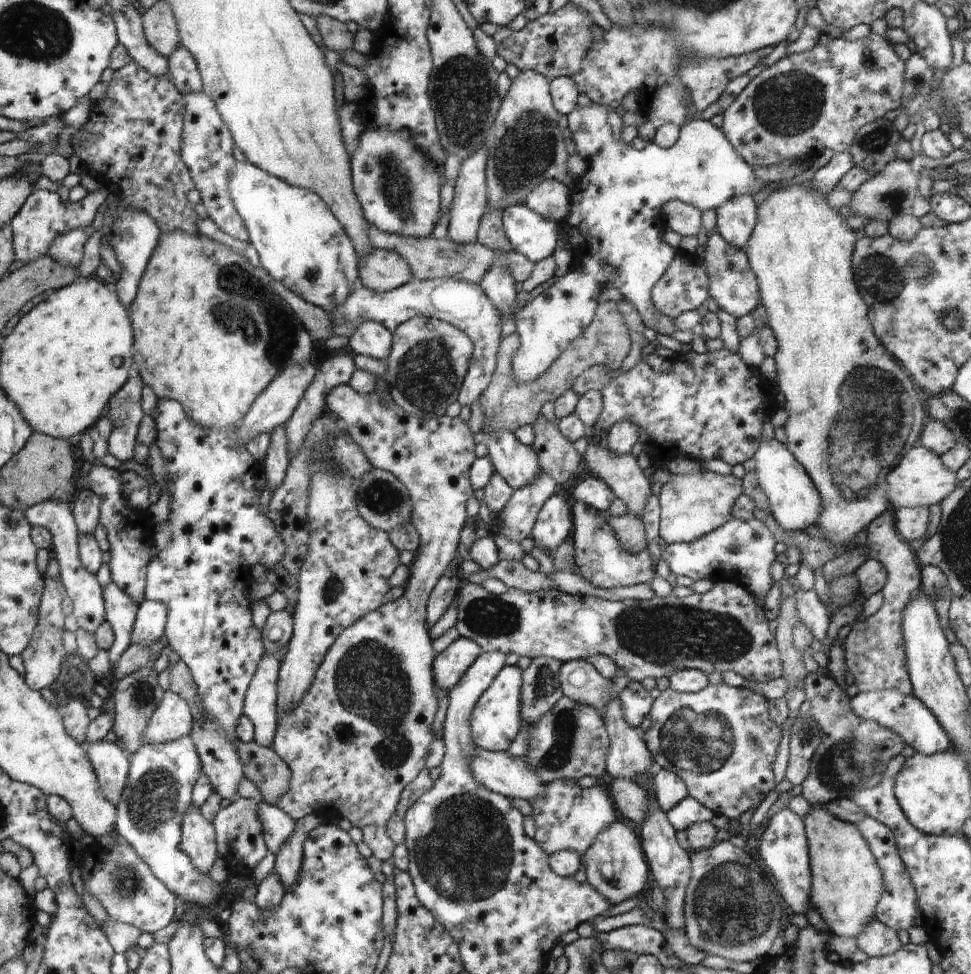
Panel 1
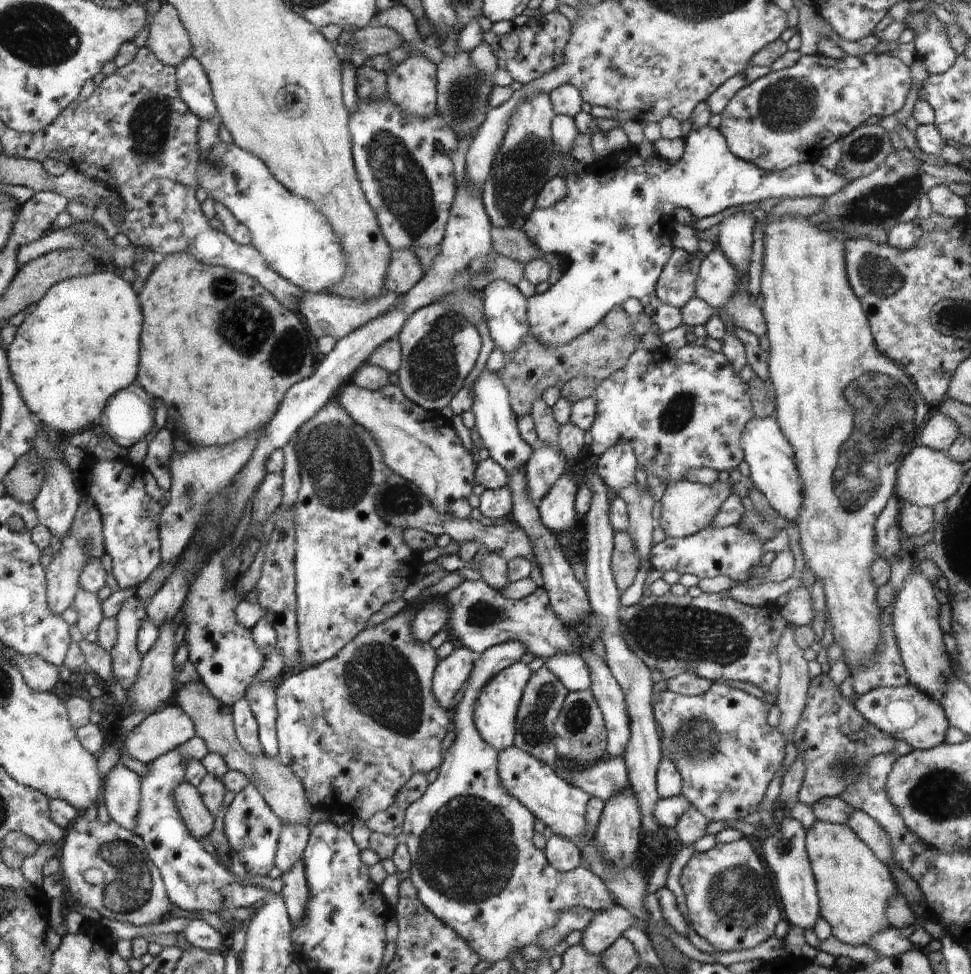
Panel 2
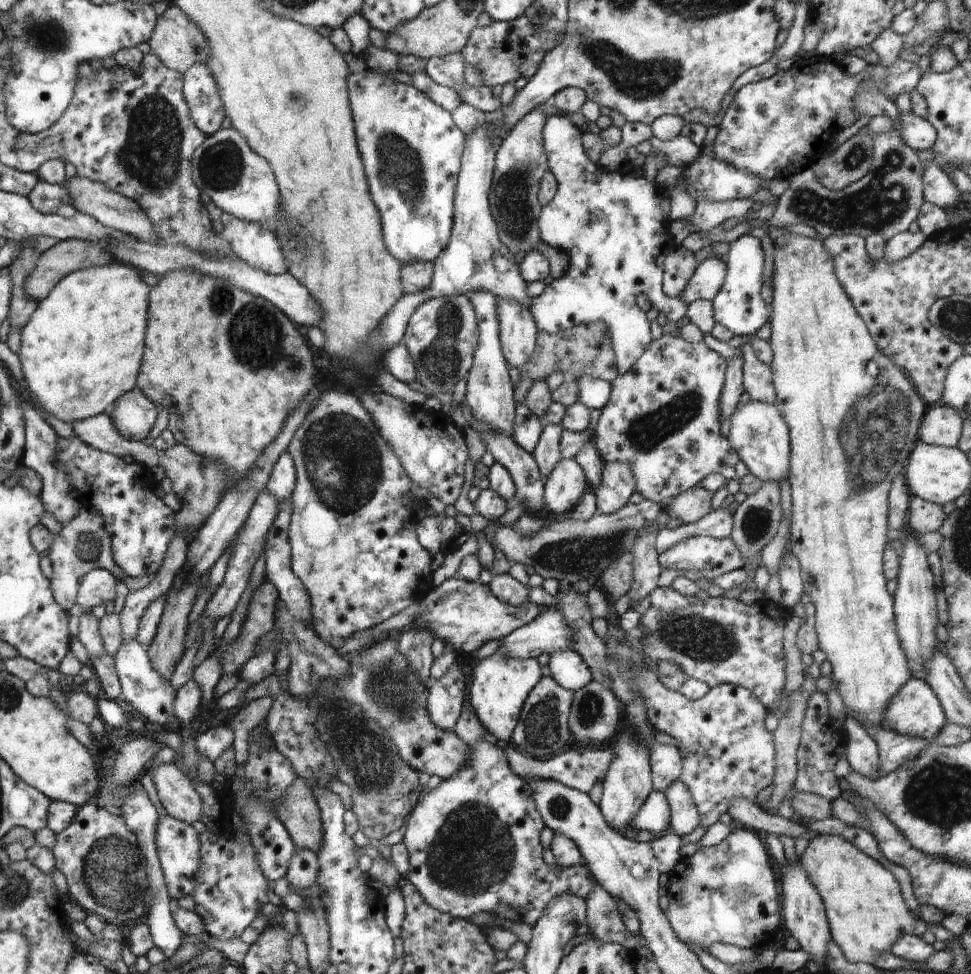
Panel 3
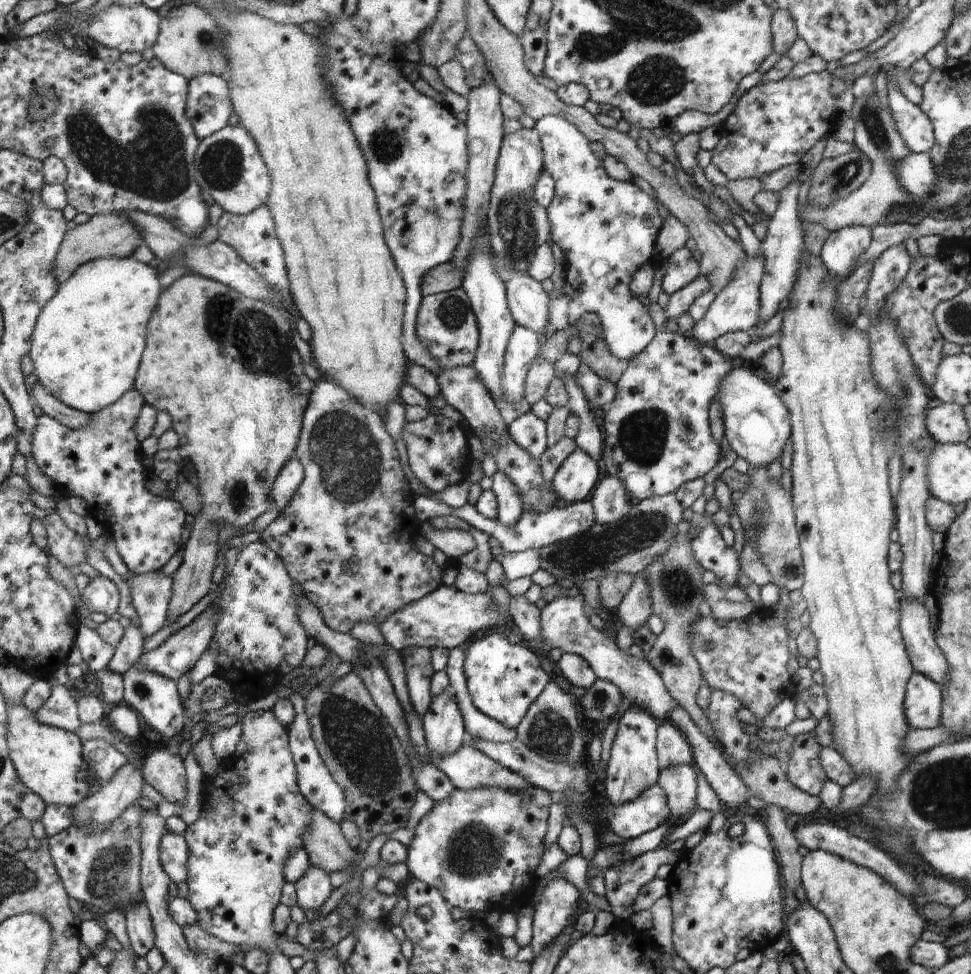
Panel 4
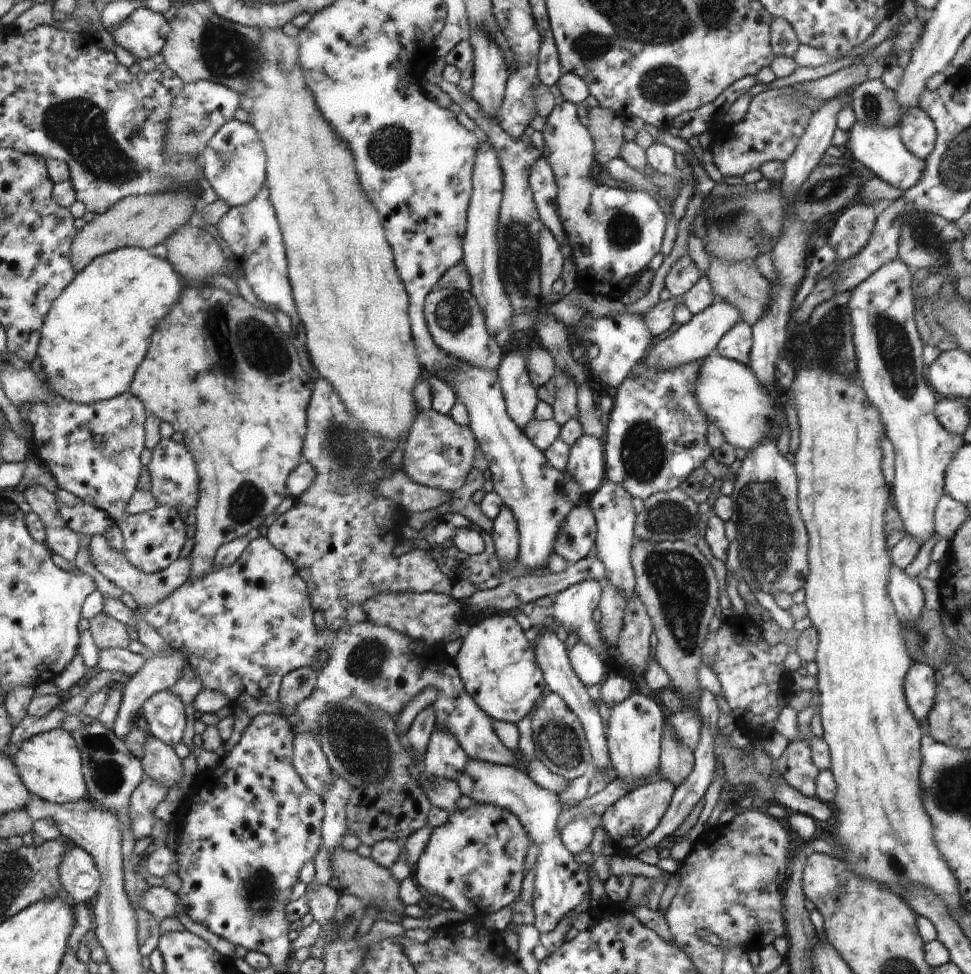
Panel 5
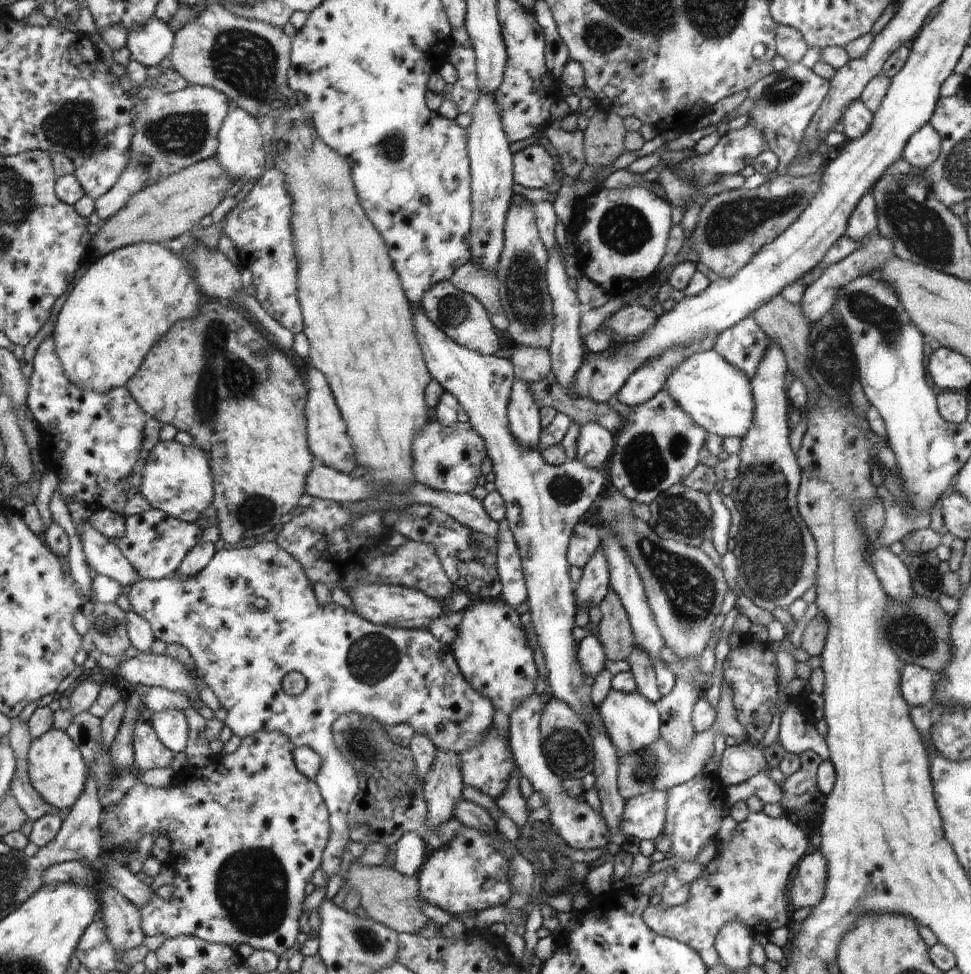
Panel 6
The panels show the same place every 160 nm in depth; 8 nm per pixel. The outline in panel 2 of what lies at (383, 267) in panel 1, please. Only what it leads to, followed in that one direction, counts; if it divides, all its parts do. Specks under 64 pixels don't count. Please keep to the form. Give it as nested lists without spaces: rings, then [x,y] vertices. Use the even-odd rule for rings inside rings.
[[[393,250],[393,260],[387,274],[386,291],[406,294],[424,276],[424,268],[413,250]]]

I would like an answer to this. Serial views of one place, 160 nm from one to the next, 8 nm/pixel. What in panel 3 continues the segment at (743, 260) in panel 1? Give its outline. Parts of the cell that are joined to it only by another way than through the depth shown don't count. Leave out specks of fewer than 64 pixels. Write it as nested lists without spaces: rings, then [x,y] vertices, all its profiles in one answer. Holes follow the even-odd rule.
[[[709,254],[701,255],[699,266],[688,280],[680,298],[687,305],[698,299],[712,301],[723,286],[726,272],[724,259]]]

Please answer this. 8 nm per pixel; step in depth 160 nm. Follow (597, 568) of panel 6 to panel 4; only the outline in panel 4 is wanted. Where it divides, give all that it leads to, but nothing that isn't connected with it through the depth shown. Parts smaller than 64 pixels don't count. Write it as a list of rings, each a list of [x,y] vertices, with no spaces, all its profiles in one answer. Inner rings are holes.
[[[556,597],[547,603],[541,611],[540,635],[543,644],[550,650],[558,648],[564,653],[573,653],[583,657],[595,670],[599,679],[614,682],[622,690],[624,697],[632,700],[632,705],[646,708],[657,722],[668,720],[676,706],[675,698],[667,692],[662,674],[650,665],[646,659],[639,659],[623,652],[615,642],[604,638],[600,630],[592,627],[583,610],[581,597]]]

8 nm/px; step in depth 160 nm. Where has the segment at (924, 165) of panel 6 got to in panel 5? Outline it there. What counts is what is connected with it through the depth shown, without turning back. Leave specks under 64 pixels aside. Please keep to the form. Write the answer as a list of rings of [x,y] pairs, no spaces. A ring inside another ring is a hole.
[[[920,107],[904,113],[897,121],[904,146],[918,158],[924,159],[934,150],[937,130],[932,119]]]

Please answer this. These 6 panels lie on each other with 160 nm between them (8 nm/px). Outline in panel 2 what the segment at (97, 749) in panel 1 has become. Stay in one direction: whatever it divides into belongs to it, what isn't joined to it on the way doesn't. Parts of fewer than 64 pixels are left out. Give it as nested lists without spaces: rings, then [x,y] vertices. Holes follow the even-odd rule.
[[[117,764],[106,782],[104,803],[110,816],[122,827],[136,830],[136,820],[144,810],[144,782],[142,776],[129,766]]]

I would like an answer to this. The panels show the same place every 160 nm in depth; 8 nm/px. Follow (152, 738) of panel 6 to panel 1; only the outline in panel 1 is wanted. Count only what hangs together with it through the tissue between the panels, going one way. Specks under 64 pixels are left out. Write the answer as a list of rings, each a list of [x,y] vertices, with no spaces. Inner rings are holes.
[[[192,800],[183,813],[182,850],[192,858],[199,870],[208,872],[218,858],[216,830],[212,821],[200,813]]]

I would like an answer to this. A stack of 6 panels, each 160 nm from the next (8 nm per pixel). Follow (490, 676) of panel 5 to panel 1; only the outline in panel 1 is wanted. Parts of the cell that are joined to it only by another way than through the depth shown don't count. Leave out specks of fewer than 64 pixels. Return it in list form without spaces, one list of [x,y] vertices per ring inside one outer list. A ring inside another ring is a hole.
[[[506,666],[500,672],[500,680],[484,692],[484,700],[480,700],[480,708],[476,708],[476,716],[472,716],[471,732],[476,732],[476,744],[488,751],[508,751],[516,736],[522,731],[522,691],[523,670],[518,666]]]

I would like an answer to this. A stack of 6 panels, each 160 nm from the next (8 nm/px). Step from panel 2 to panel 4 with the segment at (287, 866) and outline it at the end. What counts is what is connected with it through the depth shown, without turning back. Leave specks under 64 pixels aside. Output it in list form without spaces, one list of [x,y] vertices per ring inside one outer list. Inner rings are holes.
[[[309,865],[306,873],[294,883],[294,886],[296,887],[298,906],[303,911],[319,910],[333,892],[329,874],[315,865]]]

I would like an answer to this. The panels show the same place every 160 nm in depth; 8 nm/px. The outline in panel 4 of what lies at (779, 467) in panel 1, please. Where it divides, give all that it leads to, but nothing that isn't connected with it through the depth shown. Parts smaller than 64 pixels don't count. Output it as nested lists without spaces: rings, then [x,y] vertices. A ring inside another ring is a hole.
[[[736,367],[724,378],[723,384],[719,389],[718,396],[715,399],[720,401],[723,407],[723,420],[725,427],[725,438],[728,439],[730,448],[738,455],[739,458],[746,460],[752,469],[759,467],[768,467],[781,459],[783,449],[791,438],[791,414],[787,409],[782,398],[775,392],[774,386],[767,384],[758,374],[751,370]]]

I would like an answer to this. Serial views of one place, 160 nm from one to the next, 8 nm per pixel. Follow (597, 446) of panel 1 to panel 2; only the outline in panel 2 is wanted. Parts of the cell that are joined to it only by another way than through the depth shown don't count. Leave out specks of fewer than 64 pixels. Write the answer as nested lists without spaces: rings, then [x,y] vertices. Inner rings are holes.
[[[637,483],[631,487],[624,488],[615,496],[622,498],[628,506],[628,535],[635,542],[636,552],[639,554],[640,564],[644,560],[650,562],[650,550],[655,545],[653,542],[654,530],[657,523],[653,520],[652,510],[655,501],[650,491],[642,490]]]

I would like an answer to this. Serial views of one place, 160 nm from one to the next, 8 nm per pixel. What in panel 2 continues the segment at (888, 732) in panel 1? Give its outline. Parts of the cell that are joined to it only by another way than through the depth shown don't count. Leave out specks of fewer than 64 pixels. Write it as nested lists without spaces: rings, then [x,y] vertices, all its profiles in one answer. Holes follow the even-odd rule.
[[[822,673],[812,678],[807,696],[792,741],[806,766],[797,801],[812,805],[821,799],[843,795],[849,786],[864,776],[864,772],[868,772],[868,764],[877,755],[893,753],[897,741],[865,720],[850,700],[842,698],[841,691],[830,680],[829,674]]]

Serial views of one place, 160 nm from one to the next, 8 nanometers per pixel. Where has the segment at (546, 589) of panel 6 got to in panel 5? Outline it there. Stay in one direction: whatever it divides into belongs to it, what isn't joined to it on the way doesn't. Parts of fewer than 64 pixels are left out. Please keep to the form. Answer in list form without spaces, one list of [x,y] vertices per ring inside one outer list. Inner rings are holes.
[[[450,358],[453,368],[438,376],[451,382],[457,402],[466,406],[470,417],[469,427],[475,432],[480,450],[488,462],[494,491],[503,504],[511,508],[519,523],[518,558],[528,568],[546,568],[546,558],[555,550],[562,524],[582,496],[582,486],[568,471],[560,472],[552,467],[544,452],[536,448],[511,419],[496,369],[488,371]]]

